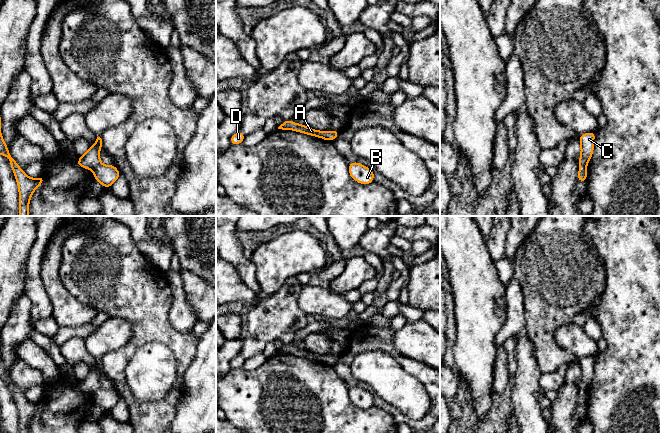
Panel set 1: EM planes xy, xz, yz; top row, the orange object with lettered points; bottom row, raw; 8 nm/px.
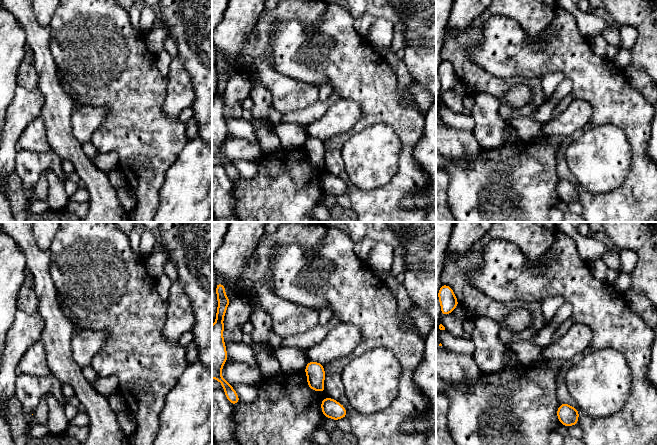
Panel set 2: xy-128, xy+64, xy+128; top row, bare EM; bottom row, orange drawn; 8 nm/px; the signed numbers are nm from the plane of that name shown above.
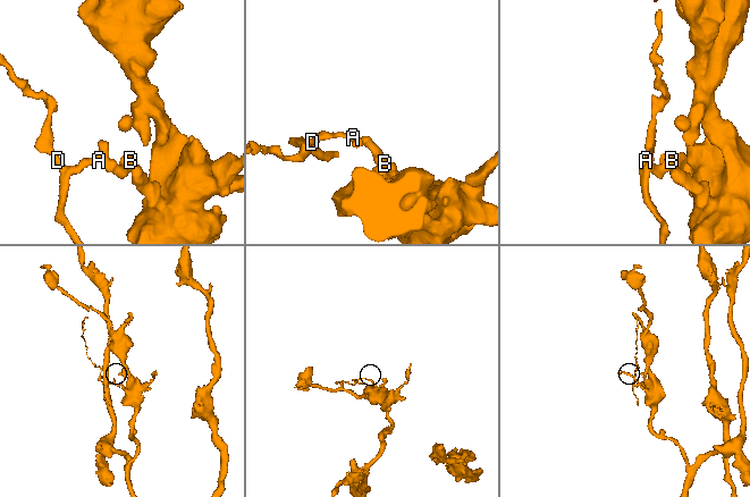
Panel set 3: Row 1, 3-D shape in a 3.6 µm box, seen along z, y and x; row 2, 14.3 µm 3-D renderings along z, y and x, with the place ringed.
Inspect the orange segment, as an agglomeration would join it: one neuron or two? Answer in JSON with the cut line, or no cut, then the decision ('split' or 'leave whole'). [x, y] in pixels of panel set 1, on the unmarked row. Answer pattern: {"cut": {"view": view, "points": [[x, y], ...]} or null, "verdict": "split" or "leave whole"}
{"cut": {"view": "xy", "points": [[100, 387], [92, 394]]}, "verdict": "split"}

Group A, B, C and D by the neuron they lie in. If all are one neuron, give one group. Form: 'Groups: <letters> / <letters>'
Groups: A C D / B

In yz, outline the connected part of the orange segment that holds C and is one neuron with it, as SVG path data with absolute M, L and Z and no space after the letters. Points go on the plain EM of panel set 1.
M589 356L579 359L580 362L580 382L578 385L579 390L587 390L592 382L594 376L594 363L596 356Z

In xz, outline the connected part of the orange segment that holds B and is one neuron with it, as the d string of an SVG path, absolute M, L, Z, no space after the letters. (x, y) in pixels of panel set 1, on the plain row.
M359 386L349 387L348 395L350 401L362 409L368 409L374 405L374 395Z

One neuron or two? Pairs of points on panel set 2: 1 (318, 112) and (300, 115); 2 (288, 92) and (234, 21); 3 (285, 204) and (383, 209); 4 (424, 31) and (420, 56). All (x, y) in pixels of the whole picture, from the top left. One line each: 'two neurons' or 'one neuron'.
1: one neuron
2: two neurons
3: two neurons
4: two neurons

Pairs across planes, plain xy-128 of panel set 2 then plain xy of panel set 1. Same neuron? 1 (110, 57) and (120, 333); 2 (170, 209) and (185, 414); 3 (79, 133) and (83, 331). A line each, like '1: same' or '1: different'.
1: different
2: same
3: different

